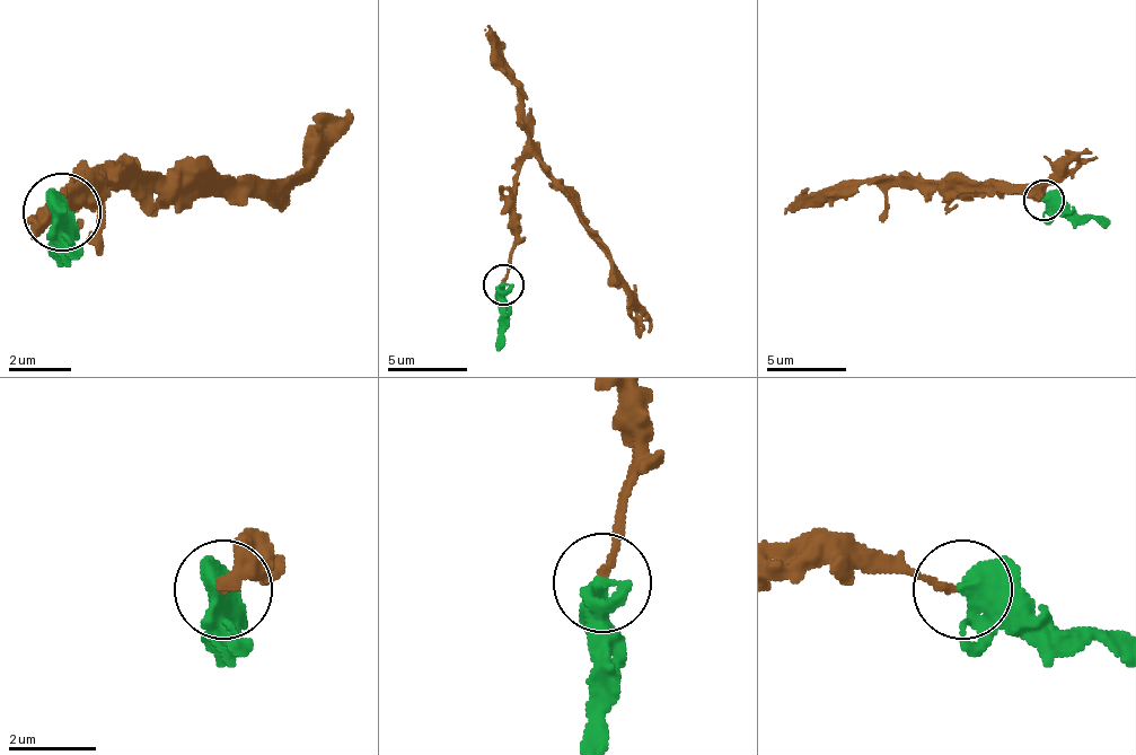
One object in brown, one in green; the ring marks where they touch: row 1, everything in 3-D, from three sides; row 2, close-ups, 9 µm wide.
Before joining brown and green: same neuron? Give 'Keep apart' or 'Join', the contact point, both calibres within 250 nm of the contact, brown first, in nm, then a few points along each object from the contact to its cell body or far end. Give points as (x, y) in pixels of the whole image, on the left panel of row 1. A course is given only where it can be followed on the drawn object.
Join. Place: (62, 211). Thickness 130 nm (brown) against 600 nm. Course of brown: (60, 213), (84, 190), (123, 182), (287, 182), (310, 158), (326, 128). Course of green: (60, 213), (52, 261)

